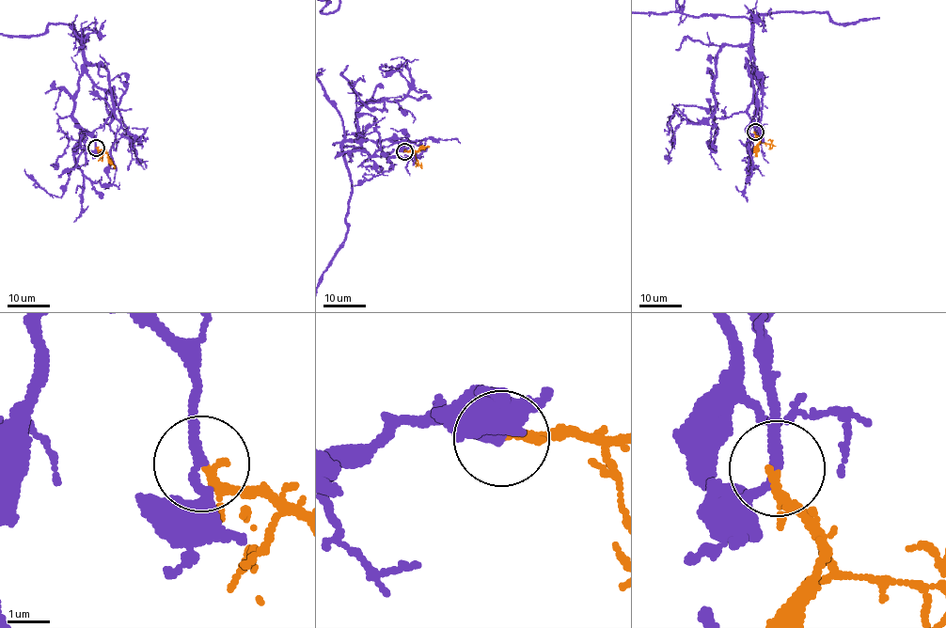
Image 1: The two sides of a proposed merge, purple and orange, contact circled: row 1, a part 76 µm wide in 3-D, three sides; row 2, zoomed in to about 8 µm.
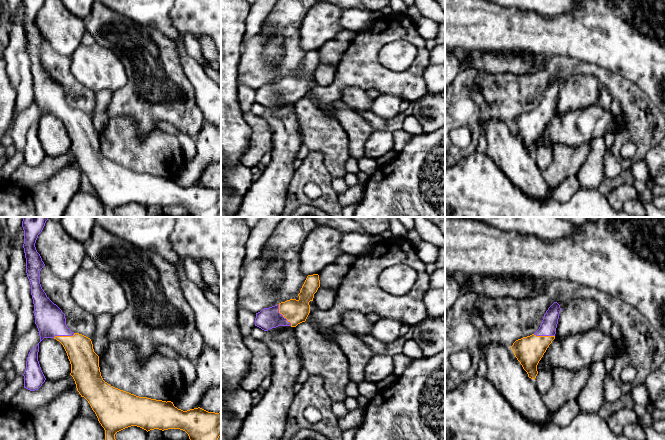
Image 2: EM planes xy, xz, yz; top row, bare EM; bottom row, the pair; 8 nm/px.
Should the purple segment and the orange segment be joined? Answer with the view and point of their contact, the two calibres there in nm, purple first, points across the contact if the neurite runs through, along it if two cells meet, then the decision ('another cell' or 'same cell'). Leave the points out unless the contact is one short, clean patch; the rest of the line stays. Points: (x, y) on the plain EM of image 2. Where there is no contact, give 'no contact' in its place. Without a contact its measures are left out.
meets purple in xz at (282, 91); 170 nm thick on the purple side, 190 nm on the other; same cell

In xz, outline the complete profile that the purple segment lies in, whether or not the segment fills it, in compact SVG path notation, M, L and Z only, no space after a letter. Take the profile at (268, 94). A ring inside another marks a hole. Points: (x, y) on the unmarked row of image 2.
M318 50L308 51L298 70L299 75L290 75L256 89L255 102L264 107L278 102L296 103L305 98L309 89L309 78L320 63Z

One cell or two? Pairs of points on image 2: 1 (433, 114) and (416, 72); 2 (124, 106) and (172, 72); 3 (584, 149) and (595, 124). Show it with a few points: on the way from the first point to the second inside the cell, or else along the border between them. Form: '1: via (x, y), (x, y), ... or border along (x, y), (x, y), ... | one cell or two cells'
1: border along (427, 93), (413, 102) | two cells
2: via (134, 93), (138, 89), (151, 88), (159, 80) | one cell
3: border along (589, 142), (574, 146), (567, 146), (563, 143) | two cells

